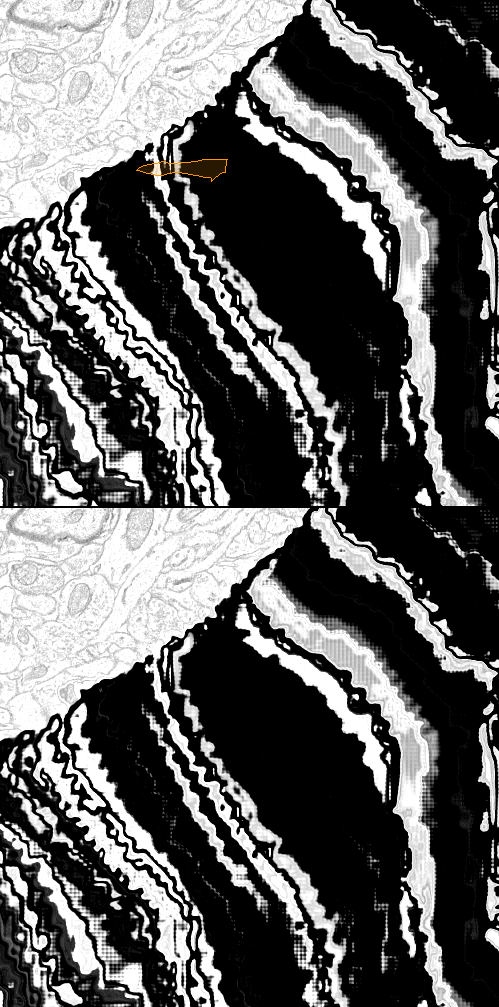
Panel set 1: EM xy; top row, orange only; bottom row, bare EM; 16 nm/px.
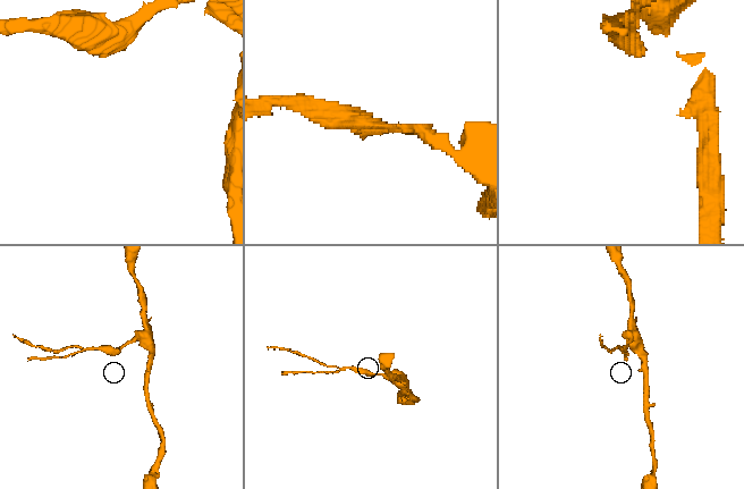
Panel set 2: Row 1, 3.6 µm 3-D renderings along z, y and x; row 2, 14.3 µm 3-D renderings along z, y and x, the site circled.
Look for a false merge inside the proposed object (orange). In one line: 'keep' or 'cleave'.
keep

